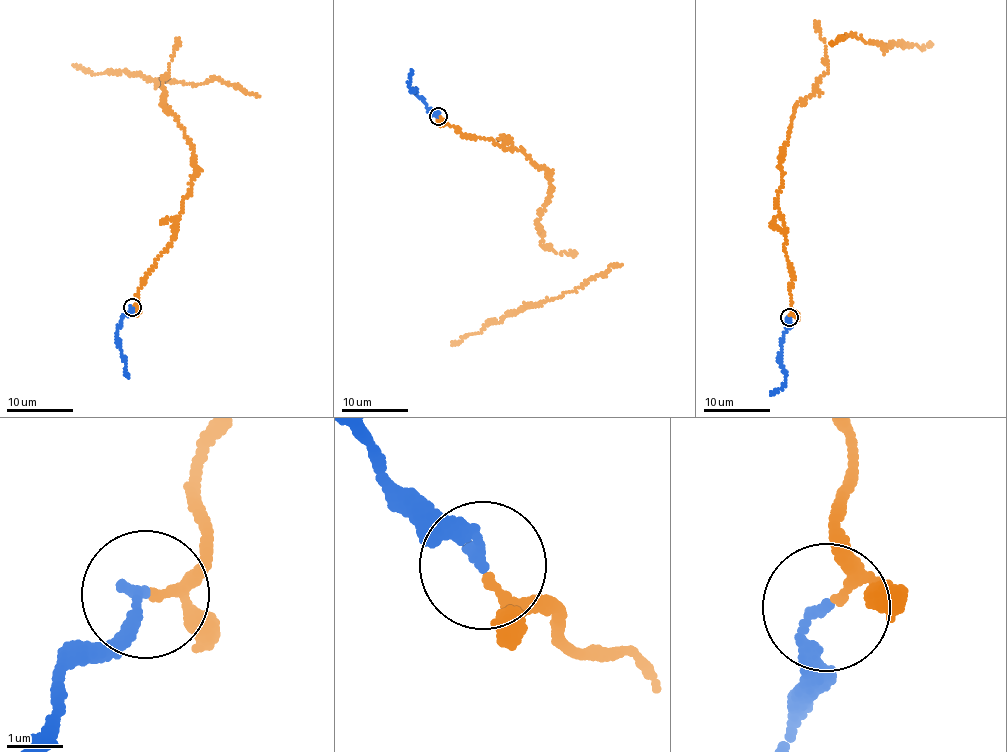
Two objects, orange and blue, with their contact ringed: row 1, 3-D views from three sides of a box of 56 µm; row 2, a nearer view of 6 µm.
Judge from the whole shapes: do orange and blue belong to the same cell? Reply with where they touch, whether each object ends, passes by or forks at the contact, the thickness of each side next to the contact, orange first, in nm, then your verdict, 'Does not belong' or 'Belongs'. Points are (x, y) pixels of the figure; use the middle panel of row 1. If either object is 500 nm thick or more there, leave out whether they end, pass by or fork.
Place: (438, 116). At the ring orange passes by. At the ring blue ends. Thickness 140 nm (orange) against 180 nm. Belongs

